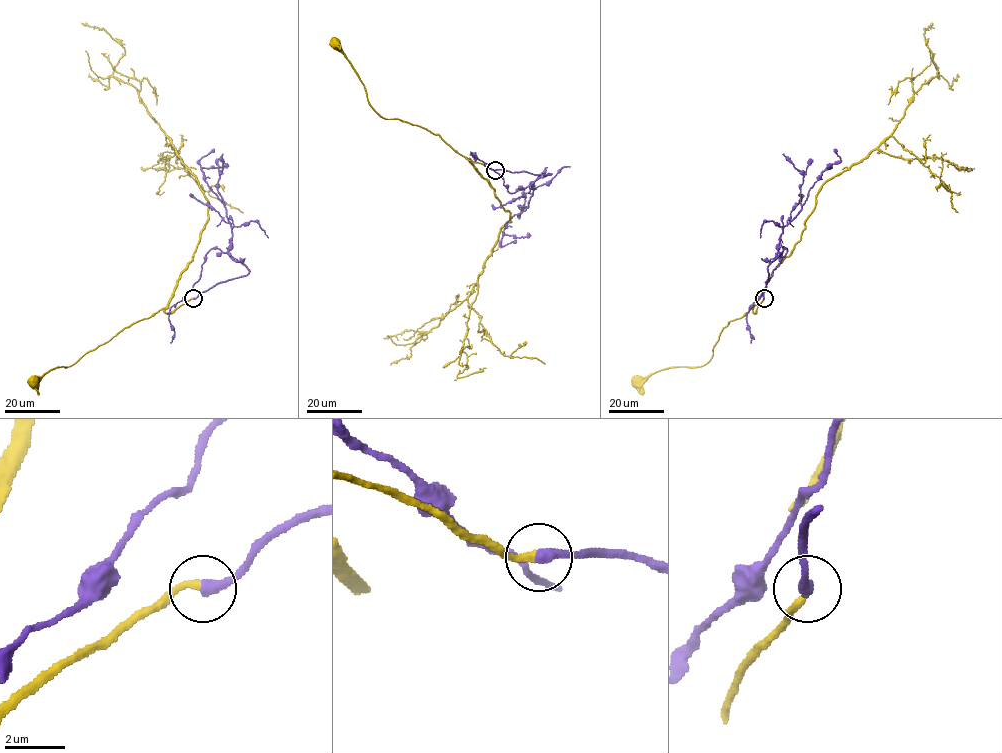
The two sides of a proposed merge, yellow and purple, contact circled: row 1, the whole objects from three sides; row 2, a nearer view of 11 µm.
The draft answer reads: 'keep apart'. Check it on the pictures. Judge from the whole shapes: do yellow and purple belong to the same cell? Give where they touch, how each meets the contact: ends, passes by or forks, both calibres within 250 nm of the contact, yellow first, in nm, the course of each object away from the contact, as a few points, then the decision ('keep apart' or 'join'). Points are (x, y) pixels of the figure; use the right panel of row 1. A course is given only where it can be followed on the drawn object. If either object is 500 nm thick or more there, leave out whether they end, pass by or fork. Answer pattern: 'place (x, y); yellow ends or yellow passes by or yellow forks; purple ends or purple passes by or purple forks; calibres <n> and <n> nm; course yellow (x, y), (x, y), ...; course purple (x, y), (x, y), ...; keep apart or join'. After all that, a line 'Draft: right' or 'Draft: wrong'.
place (764, 298); yellow ends; purple ends; calibres 260 and 400 nm; course yellow (763, 298), (754, 314), (751, 309), (729, 322), (706, 364), (667, 367), (637, 380); course purple (763, 298), (768, 266), (786, 248), (761, 294), (749, 308), (746, 320), (750, 342); join
Draft: wrong

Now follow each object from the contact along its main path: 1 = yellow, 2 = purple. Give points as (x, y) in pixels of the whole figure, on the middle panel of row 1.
1: (495, 169), (468, 160), (438, 135), (419, 126), (383, 118), (369, 103), (357, 73), (335, 43)
2: (495, 169), (551, 174), (510, 192), (502, 176), (470, 152), (476, 156), (472, 156)

